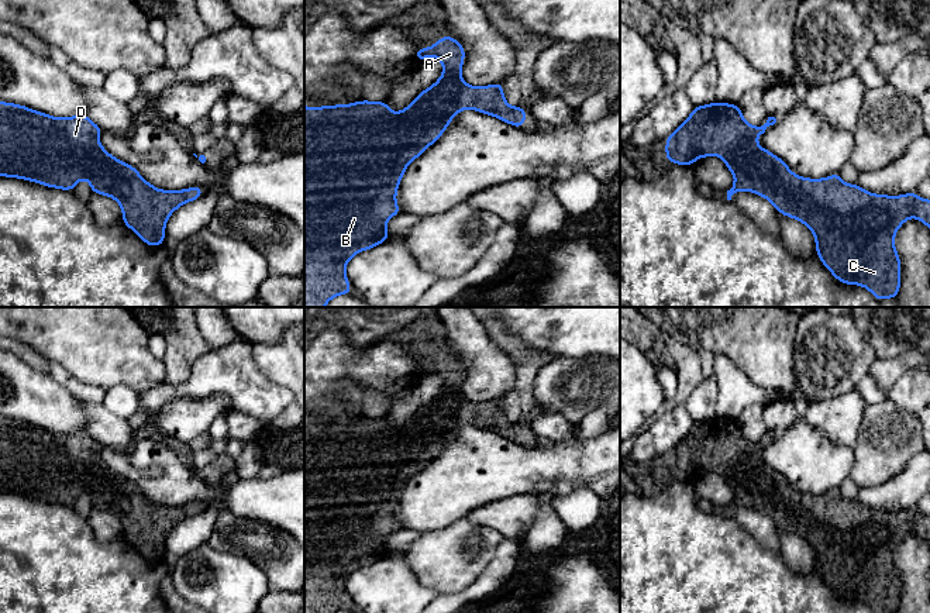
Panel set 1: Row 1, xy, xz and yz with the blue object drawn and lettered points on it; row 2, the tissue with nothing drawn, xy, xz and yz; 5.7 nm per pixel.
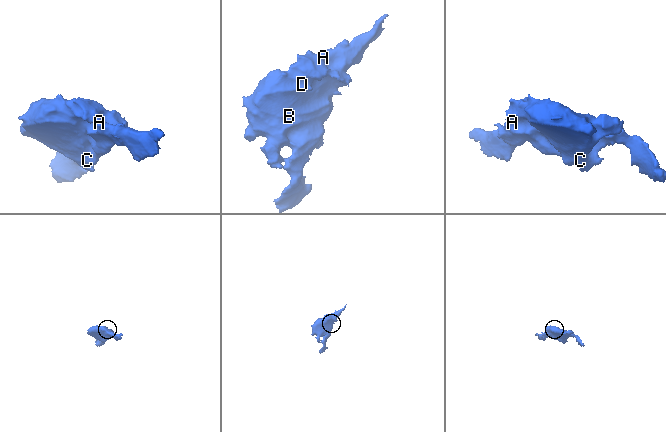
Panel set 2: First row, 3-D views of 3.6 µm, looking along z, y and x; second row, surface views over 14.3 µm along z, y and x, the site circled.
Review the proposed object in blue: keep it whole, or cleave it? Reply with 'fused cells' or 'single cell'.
single cell

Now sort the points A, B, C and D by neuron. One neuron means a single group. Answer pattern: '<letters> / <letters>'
A B C D

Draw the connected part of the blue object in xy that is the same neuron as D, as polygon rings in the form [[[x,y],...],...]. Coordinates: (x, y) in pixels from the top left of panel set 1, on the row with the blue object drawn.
[[[0,101],[0,176],[62,190],[73,190],[80,179],[87,179],[92,193],[118,202],[123,223],[145,244],[163,245],[169,216],[204,190],[156,189],[100,145],[101,132],[86,114],[58,118]]]

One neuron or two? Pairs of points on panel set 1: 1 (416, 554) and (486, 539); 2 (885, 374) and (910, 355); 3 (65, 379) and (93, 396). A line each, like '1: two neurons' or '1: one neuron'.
1: one neuron
2: one neuron
3: one neuron

